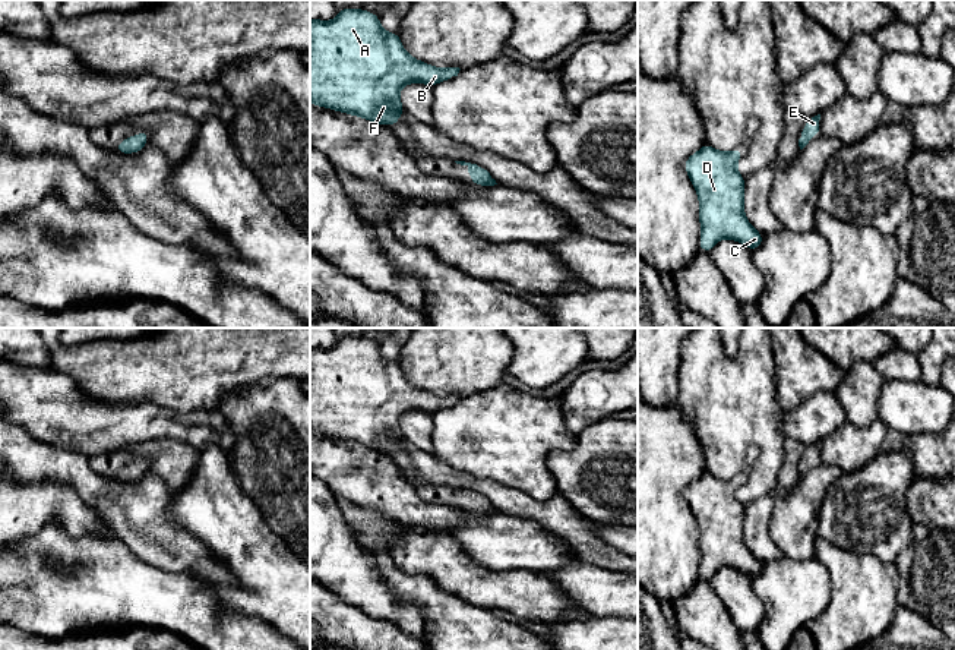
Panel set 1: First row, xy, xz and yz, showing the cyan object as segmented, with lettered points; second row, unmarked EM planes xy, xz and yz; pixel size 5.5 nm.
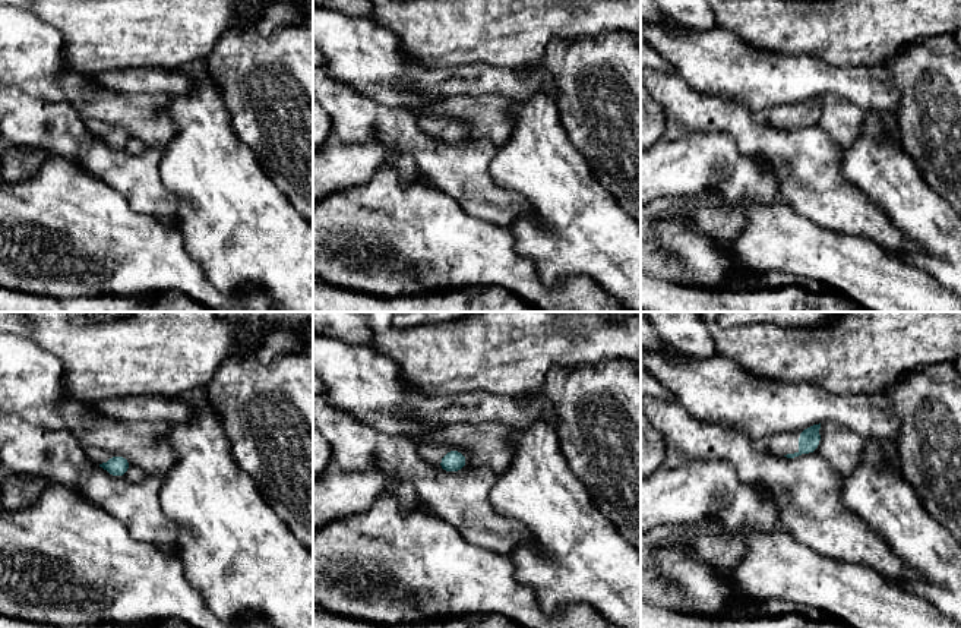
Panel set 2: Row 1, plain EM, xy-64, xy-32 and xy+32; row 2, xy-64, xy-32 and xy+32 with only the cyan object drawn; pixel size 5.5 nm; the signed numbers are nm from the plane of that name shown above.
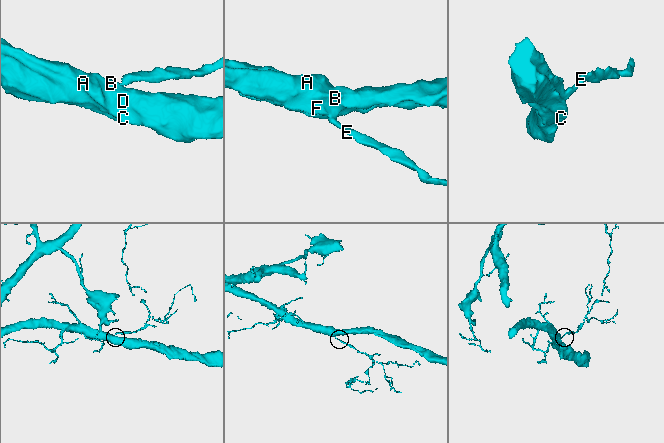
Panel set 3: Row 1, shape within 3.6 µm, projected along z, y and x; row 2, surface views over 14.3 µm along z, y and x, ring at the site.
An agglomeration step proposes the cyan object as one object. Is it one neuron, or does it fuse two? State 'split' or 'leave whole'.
leave whole

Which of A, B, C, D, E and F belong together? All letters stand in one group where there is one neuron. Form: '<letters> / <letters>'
A B C D E F

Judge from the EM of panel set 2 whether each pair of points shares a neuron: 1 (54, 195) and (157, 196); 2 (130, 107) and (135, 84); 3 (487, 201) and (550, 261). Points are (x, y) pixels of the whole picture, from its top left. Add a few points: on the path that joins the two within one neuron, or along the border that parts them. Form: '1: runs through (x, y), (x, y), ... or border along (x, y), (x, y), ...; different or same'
1: border along (95, 176), (110, 185), (136, 211), (152, 215); different
2: border along (100, 84), (119, 91), (164, 92), (167, 95); different
3: border along (505, 191), (517, 193), (527, 207), (509, 227); different

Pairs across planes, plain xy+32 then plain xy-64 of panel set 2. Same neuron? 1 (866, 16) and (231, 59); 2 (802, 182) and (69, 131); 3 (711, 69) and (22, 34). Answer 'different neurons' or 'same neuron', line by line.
1: different neurons
2: same neuron
3: same neuron

